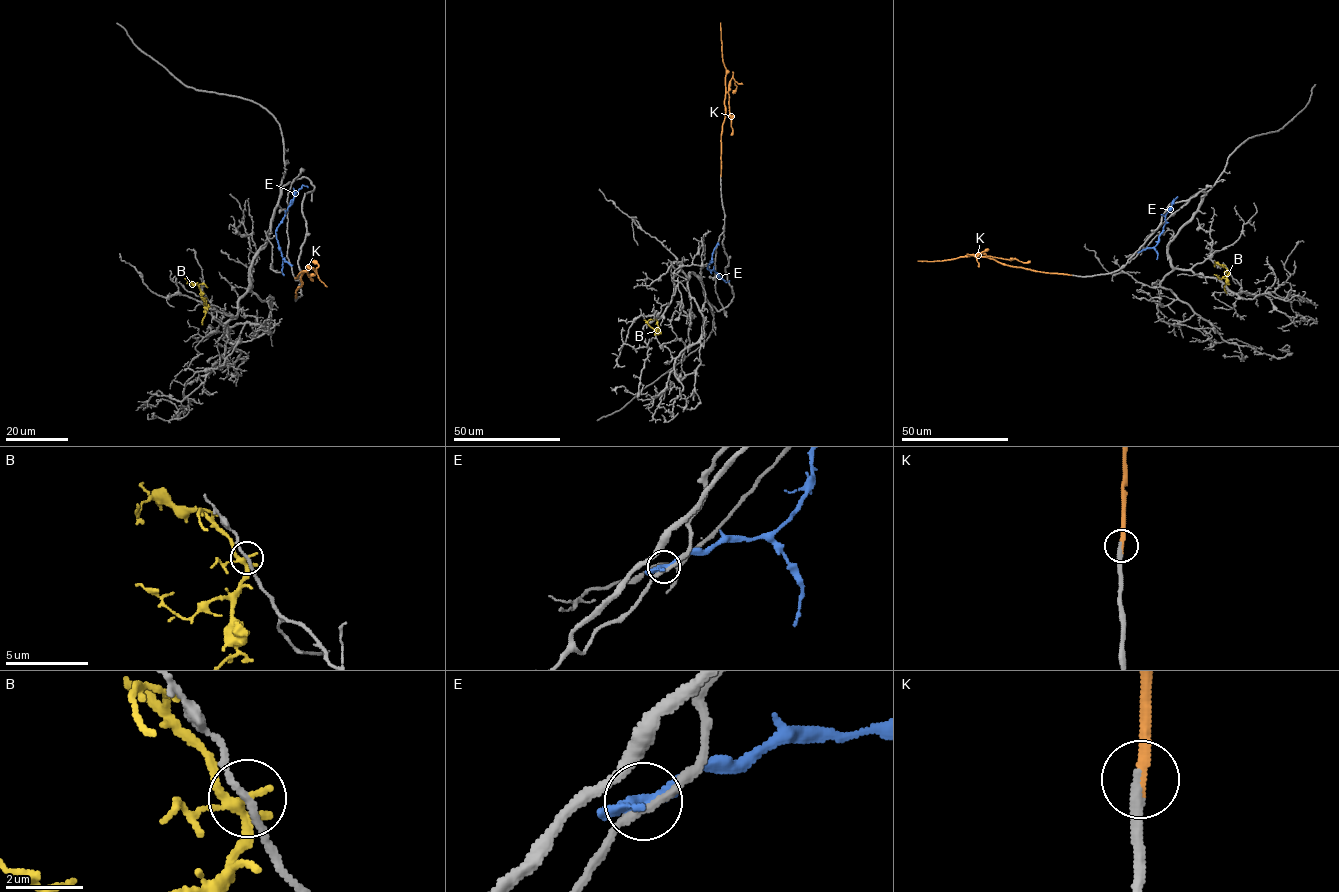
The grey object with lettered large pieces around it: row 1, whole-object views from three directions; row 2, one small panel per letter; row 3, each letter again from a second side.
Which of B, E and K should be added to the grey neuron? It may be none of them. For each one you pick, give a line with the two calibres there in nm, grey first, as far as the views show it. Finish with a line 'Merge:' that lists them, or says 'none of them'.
K: Thickness 260 nm (grey) against 260 nm
Merge: K

